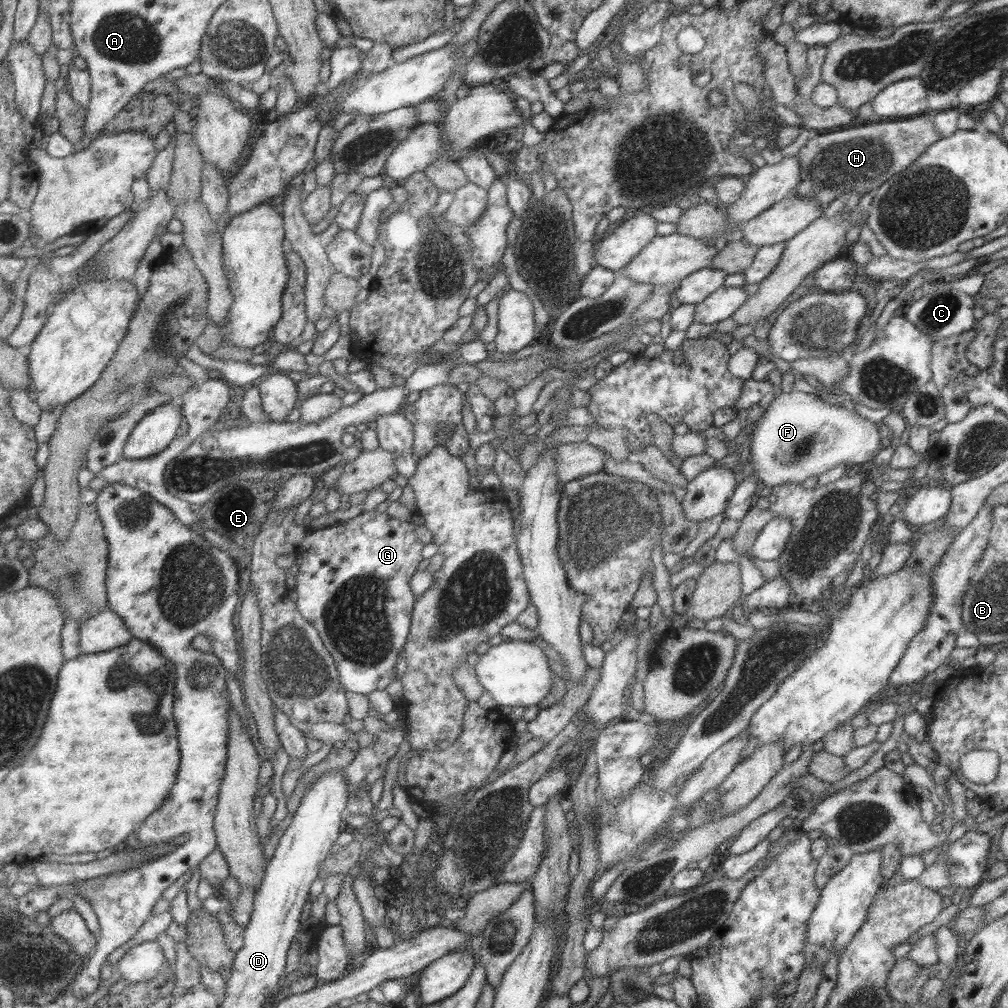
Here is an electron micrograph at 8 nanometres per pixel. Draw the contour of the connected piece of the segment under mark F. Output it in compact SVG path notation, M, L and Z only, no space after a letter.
M791 391L788 394L774 396L765 408L763 415L748 428L746 434L752 438L750 442L751 468L757 474L761 486L777 486L781 484L801 484L805 479L819 476L825 471L839 465L861 465L871 461L880 450L879 435L875 422L858 416L853 410L842 406L831 406L819 400L813 394Z

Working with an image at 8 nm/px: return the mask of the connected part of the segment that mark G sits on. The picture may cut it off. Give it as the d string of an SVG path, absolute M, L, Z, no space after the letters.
M369 511L366 513L359 513L353 518L349 518L345 521L339 521L332 525L322 527L319 530L311 530L307 533L299 546L294 548L295 556L299 560L299 567L295 574L296 583L294 589L297 594L297 600L295 600L295 610L299 612L299 615L303 617L307 622L310 622L315 630L318 632L319 638L322 640L324 647L328 650L328 653L332 656L335 661L338 682L342 684L343 690L346 693L355 694L369 694L373 690L383 690L387 684L394 680L394 675L397 671L400 671L401 662L398 658L399 652L403 650L408 630L410 627L410 617L413 611L413 605L415 605L416 596L413 596L409 589L409 578L417 564L421 559L421 547L422 543L417 539L415 531L413 531L414 524L410 520L403 521L397 518L392 518L384 512Z

